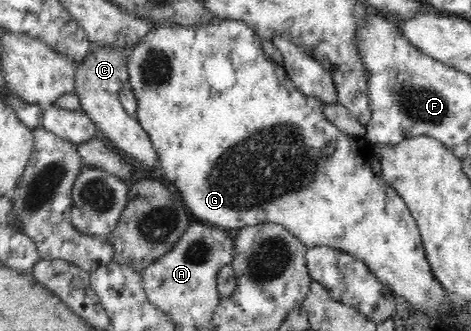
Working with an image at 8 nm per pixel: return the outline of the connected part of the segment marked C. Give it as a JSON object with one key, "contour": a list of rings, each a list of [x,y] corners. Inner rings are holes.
{"contour":[[[92,43],[89,54],[75,69],[72,91],[79,99],[80,108],[101,127],[104,136],[110,140],[110,143],[113,142],[121,152],[131,156],[145,171],[153,171],[158,161],[156,148],[139,119],[127,113],[119,98],[123,87],[130,82],[129,59],[129,51],[122,43]]]}

